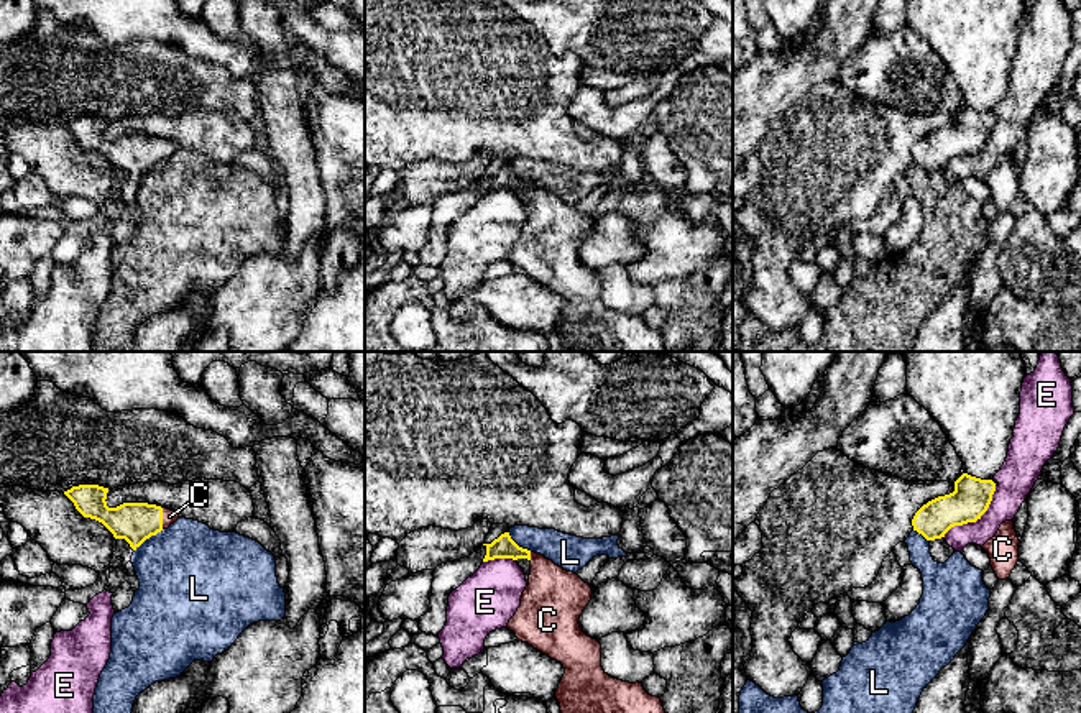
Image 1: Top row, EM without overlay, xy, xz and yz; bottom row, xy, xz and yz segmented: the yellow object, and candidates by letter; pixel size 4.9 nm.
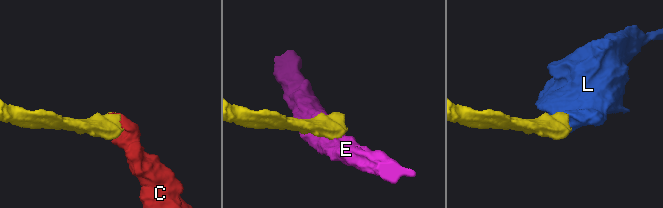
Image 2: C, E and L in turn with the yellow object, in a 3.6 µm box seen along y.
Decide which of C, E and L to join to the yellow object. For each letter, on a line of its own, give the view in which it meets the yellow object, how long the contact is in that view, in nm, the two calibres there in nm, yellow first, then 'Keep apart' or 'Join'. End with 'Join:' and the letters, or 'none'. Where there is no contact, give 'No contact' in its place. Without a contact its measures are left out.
C: Touches yellow in xy. Shared border 100 nm. Thickness 200 nm (yellow) against 70 nm. Join
E: Touches yellow in yz. Shared border 220 nm. Thickness 190 nm (yellow) against 180 nm. Keep apart
L: Touches yellow in xy. Shared border 180 nm. Thickness 200 nm (yellow) against 480 nm. Keep apart
Join: C

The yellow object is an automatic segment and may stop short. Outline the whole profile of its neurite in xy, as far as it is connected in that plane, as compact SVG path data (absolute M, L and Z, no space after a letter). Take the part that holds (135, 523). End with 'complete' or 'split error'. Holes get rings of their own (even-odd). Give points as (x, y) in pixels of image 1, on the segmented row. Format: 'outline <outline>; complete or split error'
outline M79 485L64 491L84 518L102 522L115 539L125 539L133 550L179 519L177 513L148 503L108 508L107 493L108 488L99 485Z; split error

